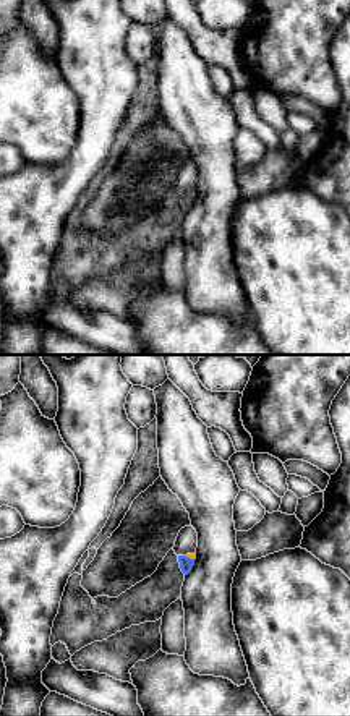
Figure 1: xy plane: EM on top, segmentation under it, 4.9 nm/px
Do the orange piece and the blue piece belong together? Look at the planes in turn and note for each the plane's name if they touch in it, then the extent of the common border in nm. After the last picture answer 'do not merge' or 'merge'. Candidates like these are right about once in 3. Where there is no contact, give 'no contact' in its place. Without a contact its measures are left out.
contact in xy; length 60 nm

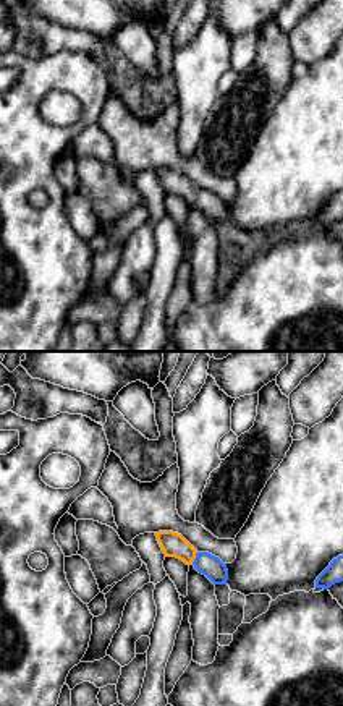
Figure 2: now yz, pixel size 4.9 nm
contact in yz; length 70 nm

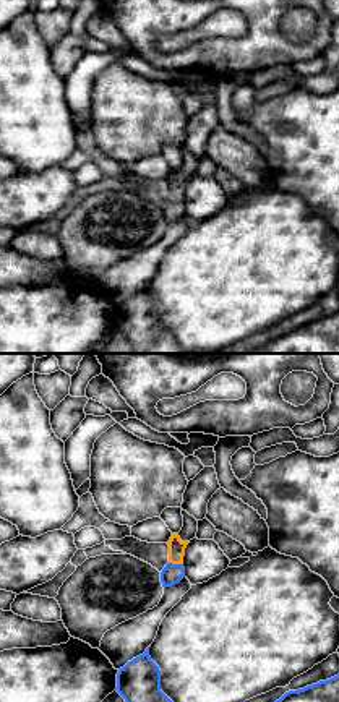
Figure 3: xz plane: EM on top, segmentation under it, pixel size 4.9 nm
contact in xz; length 70 nm

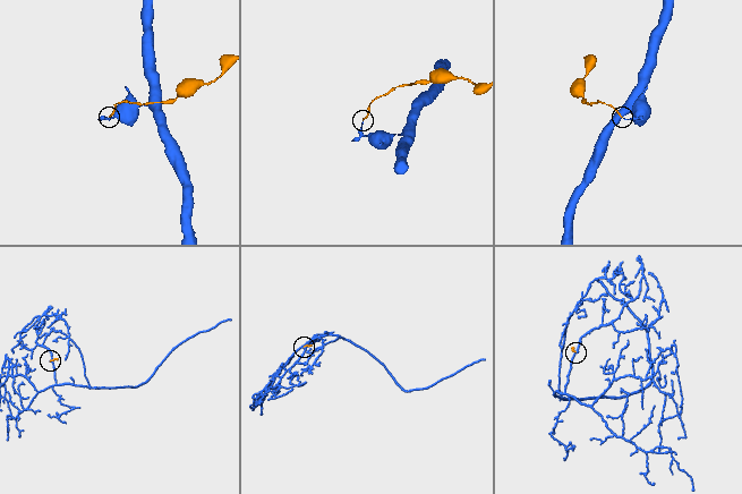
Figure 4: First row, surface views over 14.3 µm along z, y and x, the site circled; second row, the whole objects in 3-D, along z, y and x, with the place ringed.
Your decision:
merge

